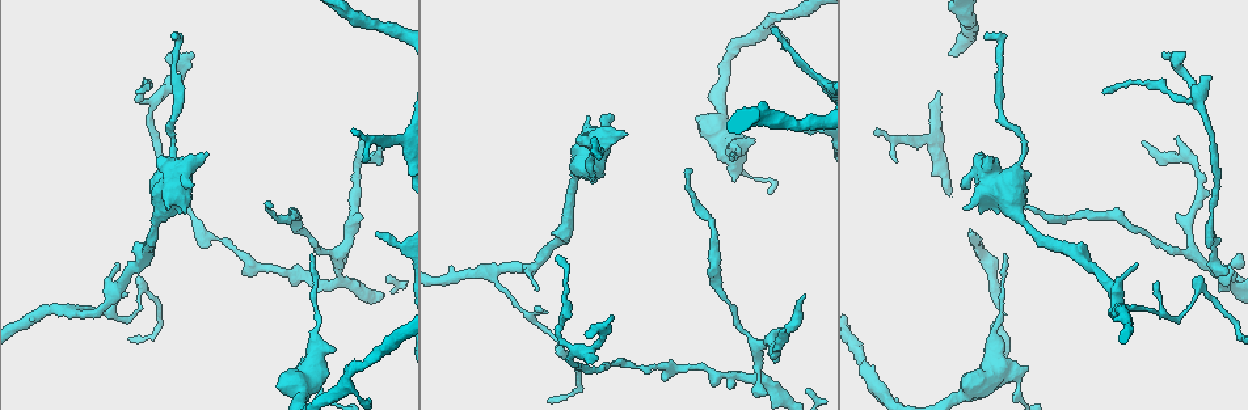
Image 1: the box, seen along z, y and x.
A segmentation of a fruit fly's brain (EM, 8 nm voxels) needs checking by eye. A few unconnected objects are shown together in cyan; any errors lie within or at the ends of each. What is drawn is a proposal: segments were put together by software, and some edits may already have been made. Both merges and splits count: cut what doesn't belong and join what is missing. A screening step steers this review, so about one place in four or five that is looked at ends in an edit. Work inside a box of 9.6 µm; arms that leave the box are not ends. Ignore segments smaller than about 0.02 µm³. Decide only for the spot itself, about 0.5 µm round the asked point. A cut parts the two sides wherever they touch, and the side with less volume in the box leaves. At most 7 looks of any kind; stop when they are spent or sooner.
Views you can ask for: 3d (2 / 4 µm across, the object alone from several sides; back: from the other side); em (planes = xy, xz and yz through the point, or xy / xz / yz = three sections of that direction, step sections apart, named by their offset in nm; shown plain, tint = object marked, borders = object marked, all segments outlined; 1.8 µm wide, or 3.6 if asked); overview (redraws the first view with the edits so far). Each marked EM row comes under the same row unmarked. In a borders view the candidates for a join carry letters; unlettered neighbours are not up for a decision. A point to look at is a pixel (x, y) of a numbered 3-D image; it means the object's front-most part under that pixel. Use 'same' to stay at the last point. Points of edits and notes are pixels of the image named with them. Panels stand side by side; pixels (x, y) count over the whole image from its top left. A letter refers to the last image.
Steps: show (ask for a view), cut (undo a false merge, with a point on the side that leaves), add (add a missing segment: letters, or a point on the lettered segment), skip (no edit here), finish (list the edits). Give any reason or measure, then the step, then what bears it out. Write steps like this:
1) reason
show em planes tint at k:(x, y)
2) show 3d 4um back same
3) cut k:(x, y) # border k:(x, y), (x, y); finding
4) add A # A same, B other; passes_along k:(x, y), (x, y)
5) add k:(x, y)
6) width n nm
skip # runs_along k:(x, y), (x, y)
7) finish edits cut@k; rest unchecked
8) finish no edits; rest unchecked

three arms meet
show 3d 2um back at 1:(1194, 104)

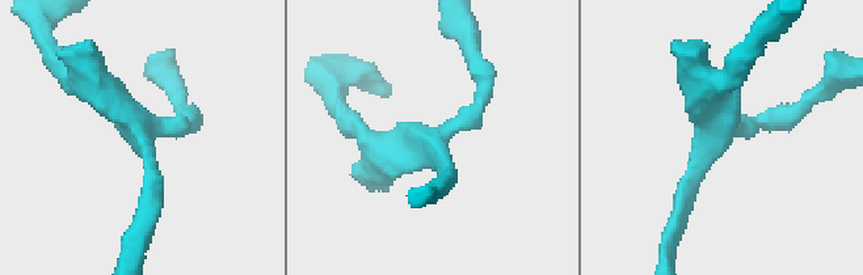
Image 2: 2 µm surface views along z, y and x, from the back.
need the tissue
show em yz step 16 tint at 2:(437, 133)

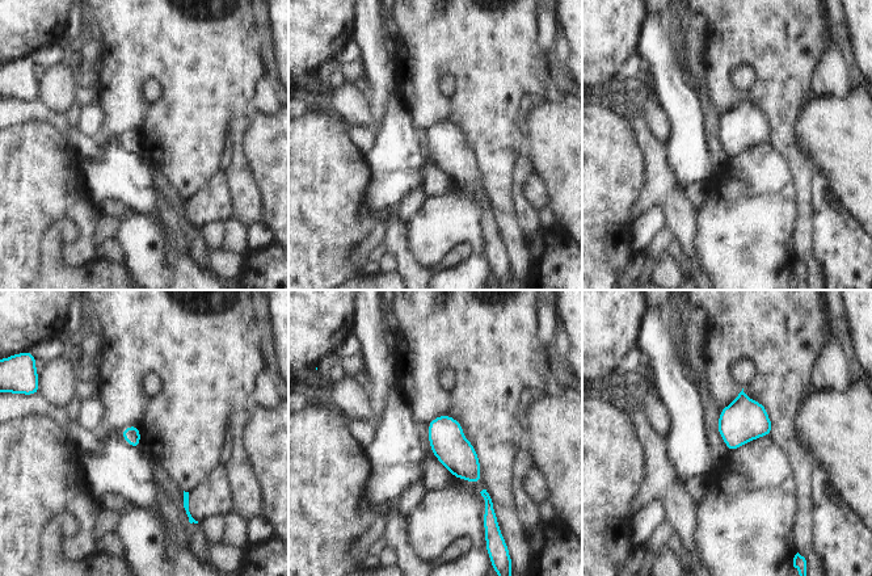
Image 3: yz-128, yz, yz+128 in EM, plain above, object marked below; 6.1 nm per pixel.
another direction
show em planes borders same

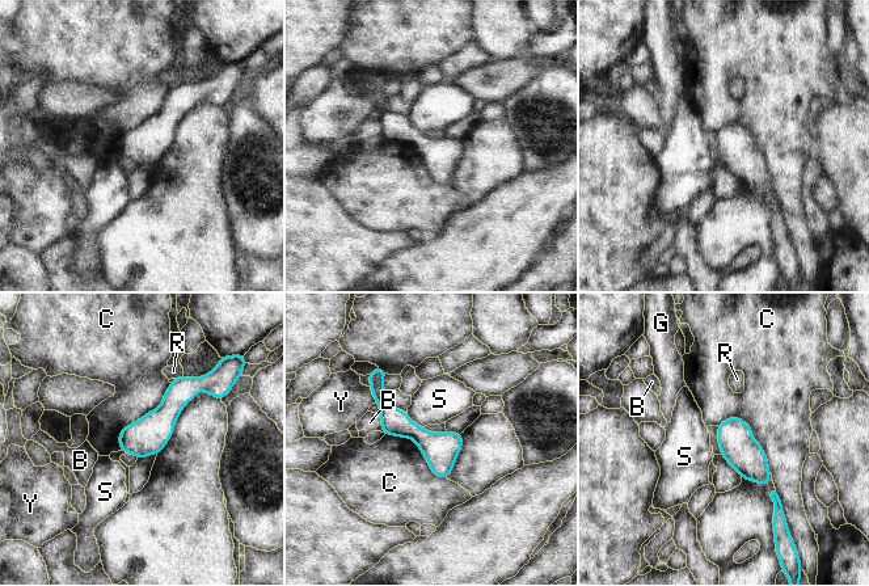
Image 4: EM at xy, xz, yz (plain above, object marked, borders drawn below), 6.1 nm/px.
longest_contact C 440 nm
skip # B other, C other, G other, R other, S other, Y other; border 4:(406, 412), (414, 422), (424, 428); continuous, no second neuron

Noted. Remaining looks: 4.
free end
show em 3.6um yz step 16 borders at 1:(734, 181)

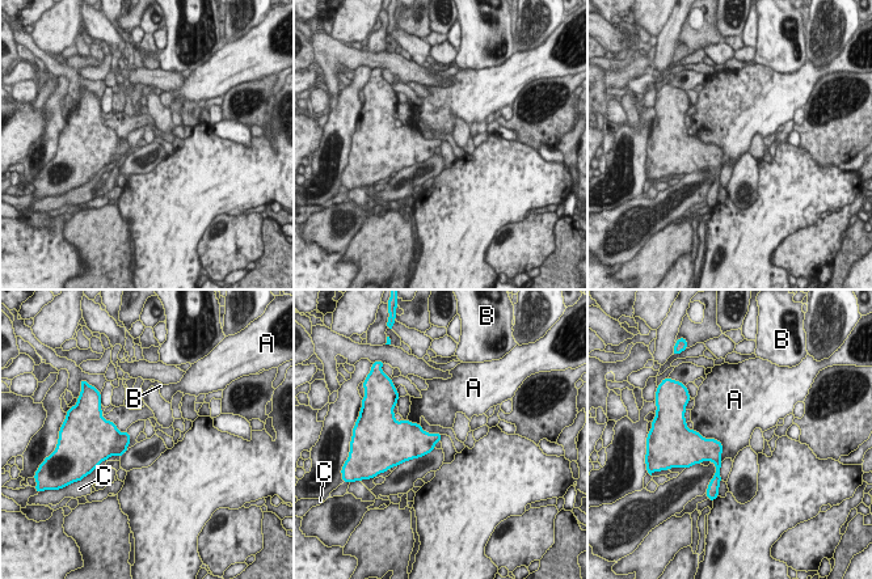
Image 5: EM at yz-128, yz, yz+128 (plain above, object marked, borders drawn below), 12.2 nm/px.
skip # A other, B other, C other; border 5:(694, 429), (721, 444), (721, 461); none of them fits

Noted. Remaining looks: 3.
branch stops here
show em xy step 4 borders at 1:(781, 330)

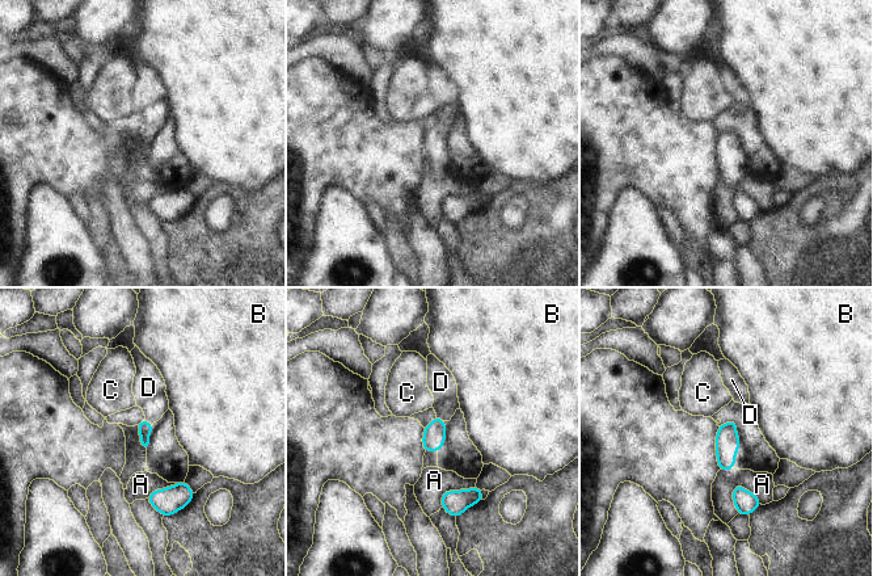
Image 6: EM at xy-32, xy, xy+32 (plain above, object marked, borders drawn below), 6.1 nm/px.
another direction
show em planes borders same

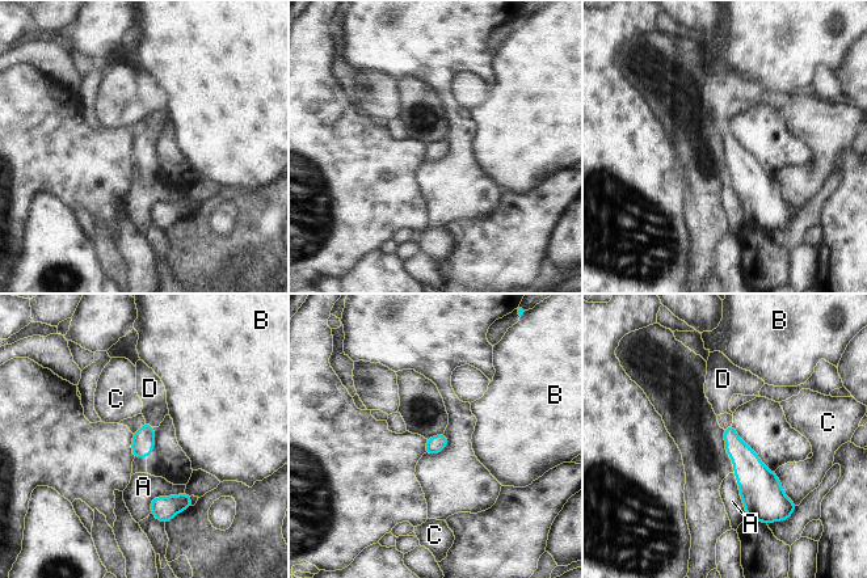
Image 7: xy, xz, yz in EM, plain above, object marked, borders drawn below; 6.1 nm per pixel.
width 110 nm
add D # A other, B other, C other, D same; passes_along 7:(143, 439), (150, 423), (150, 388); the neuron continues

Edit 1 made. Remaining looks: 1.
finish edits add@7; rest unchecked

